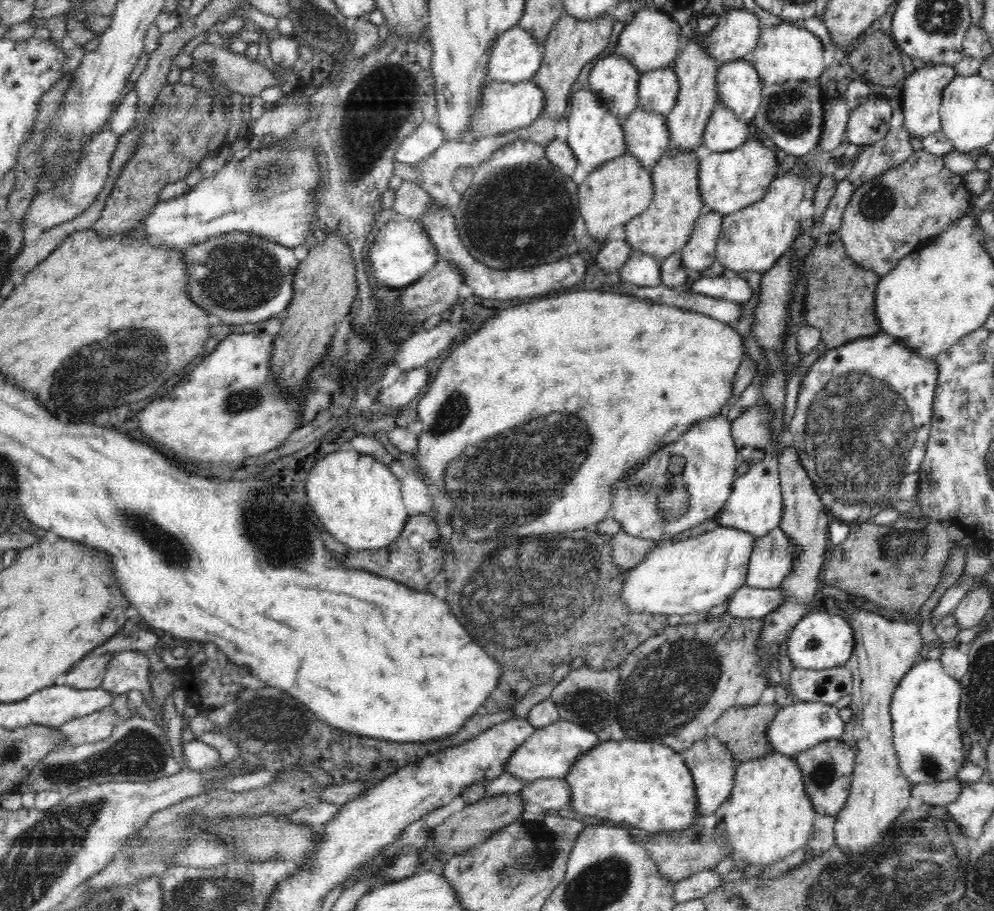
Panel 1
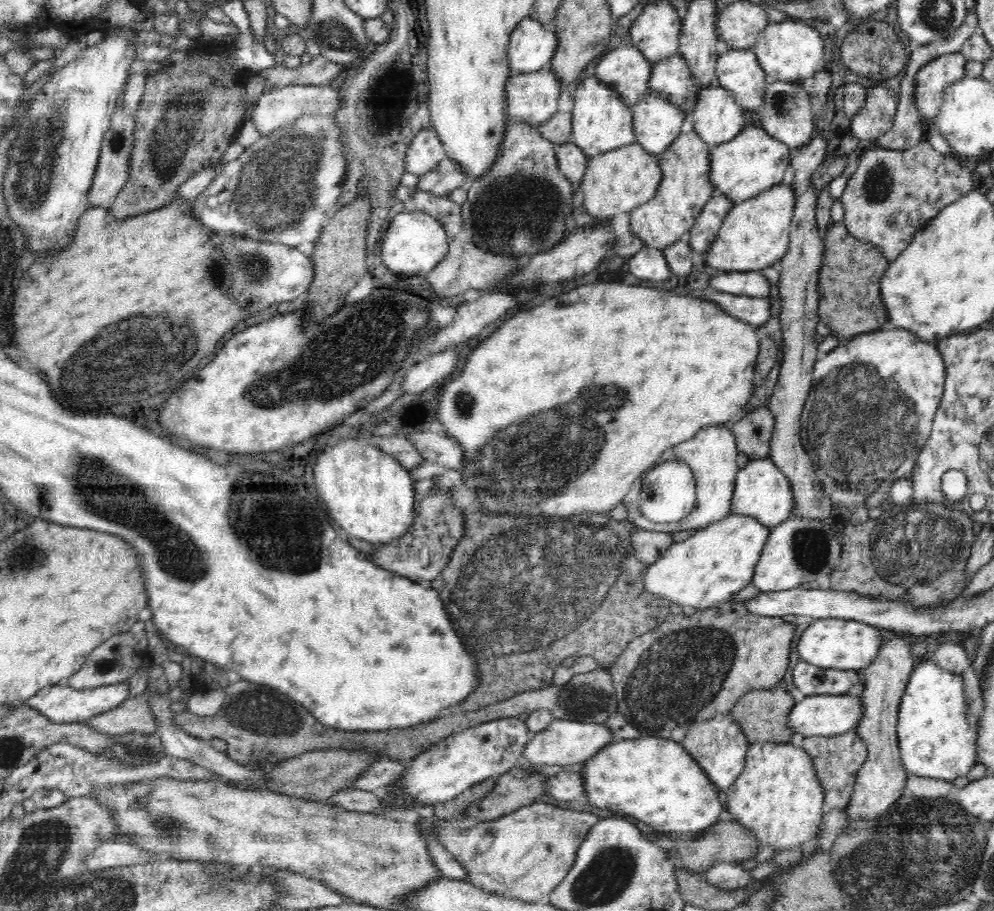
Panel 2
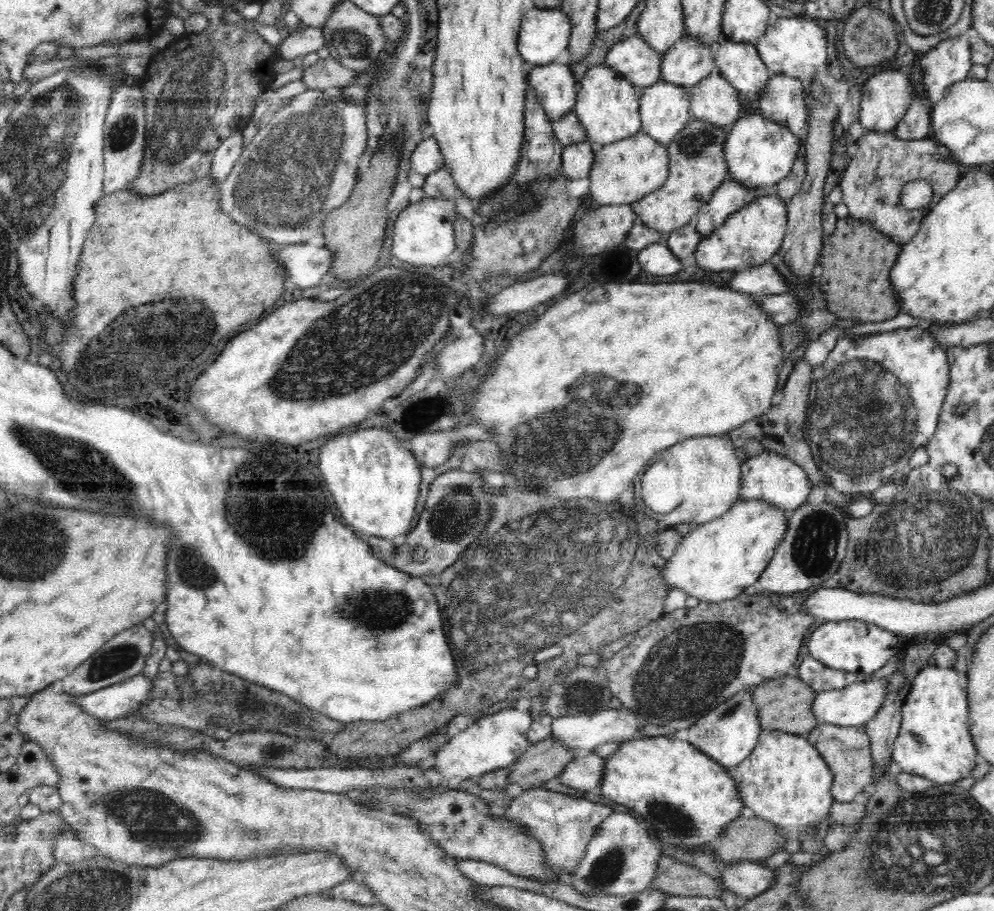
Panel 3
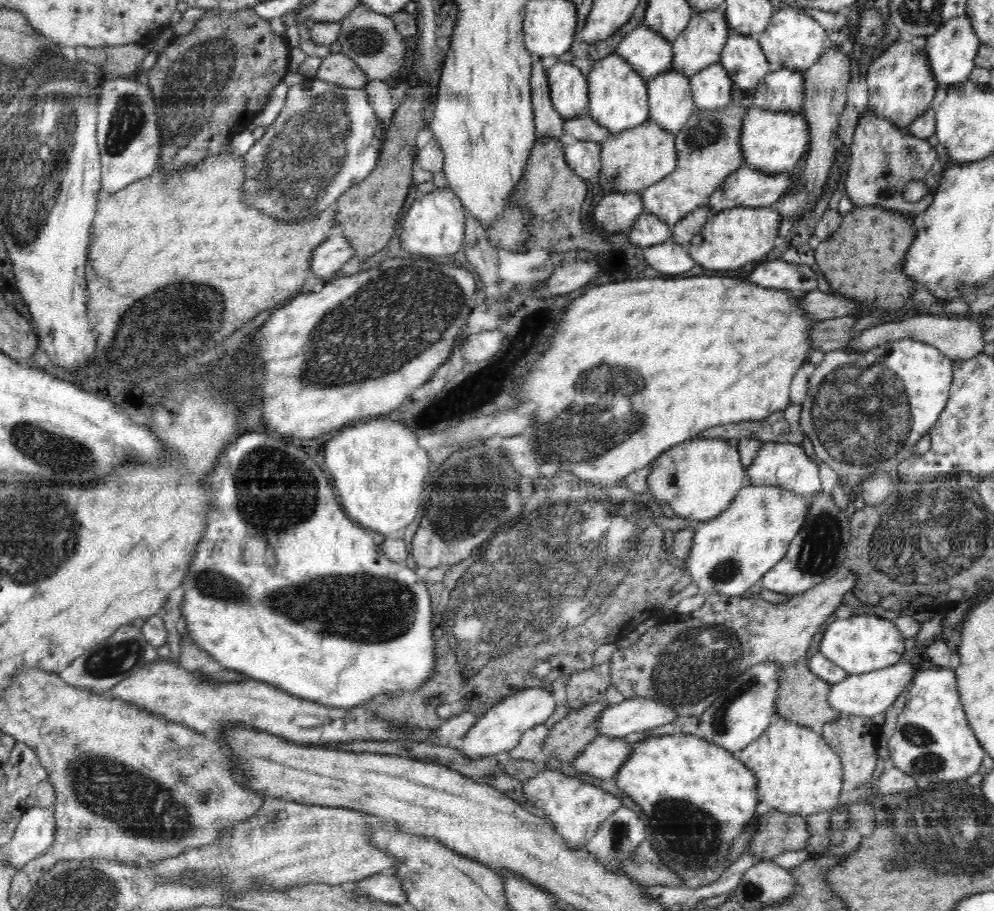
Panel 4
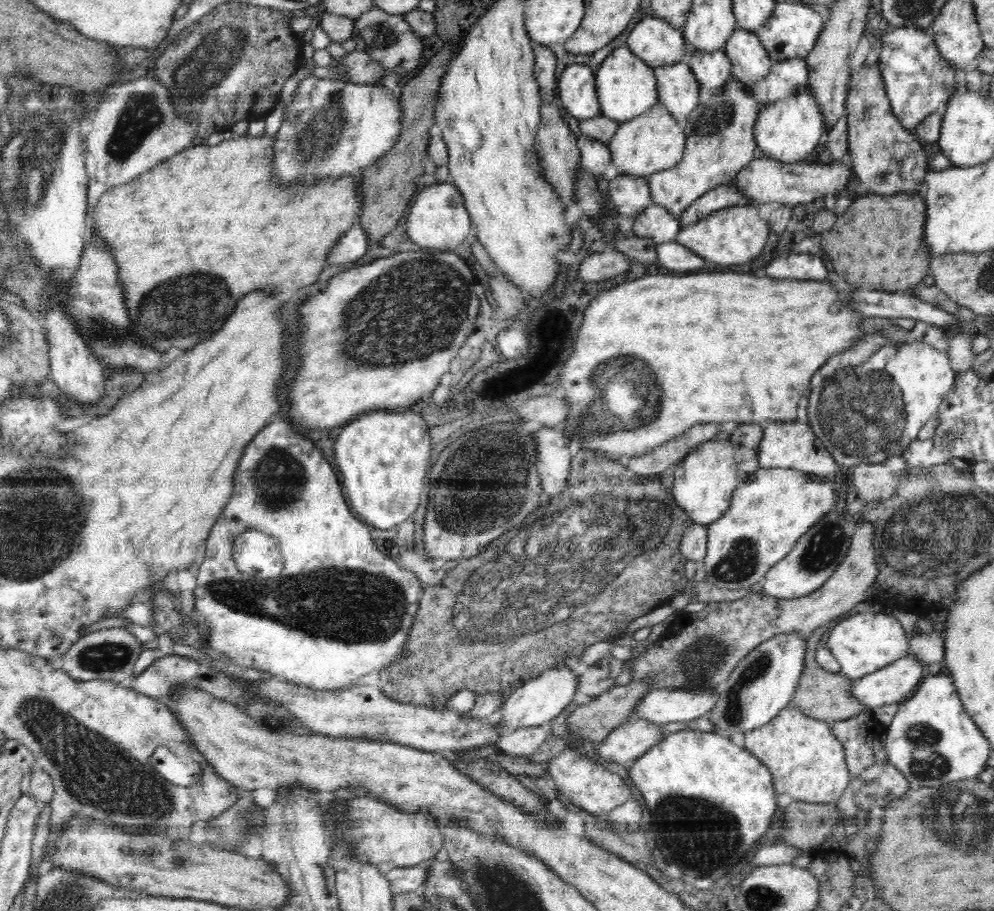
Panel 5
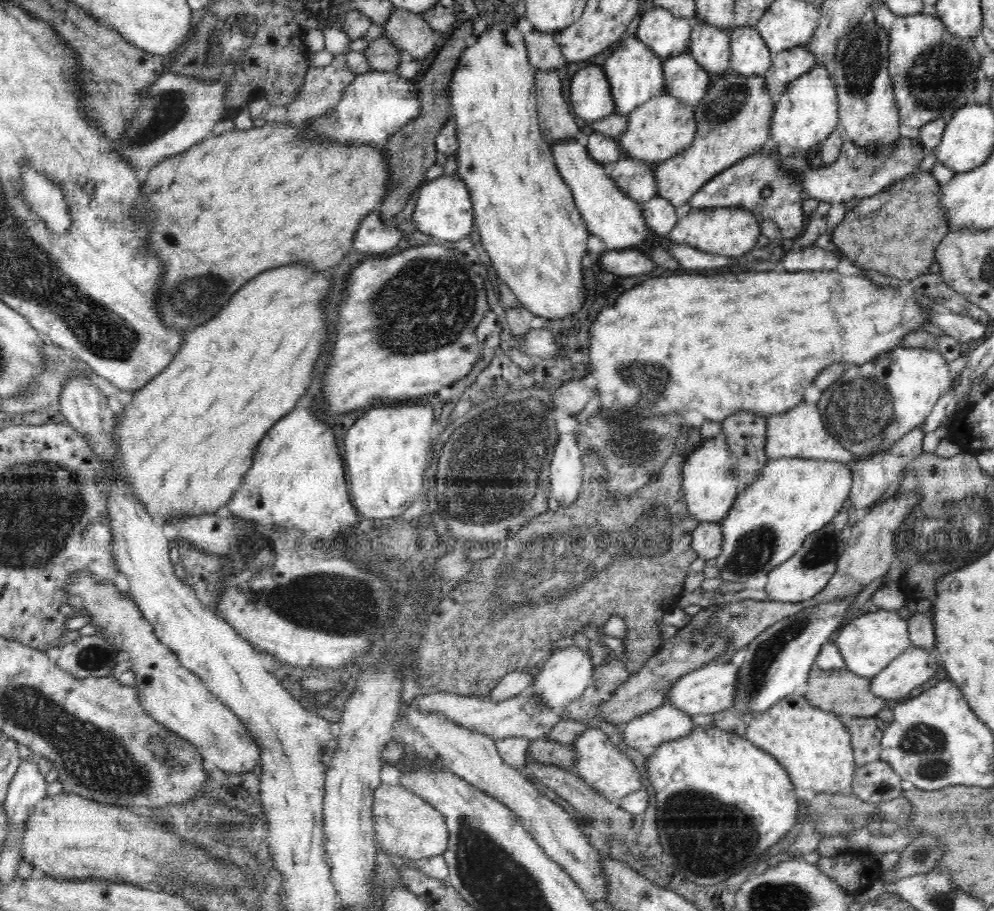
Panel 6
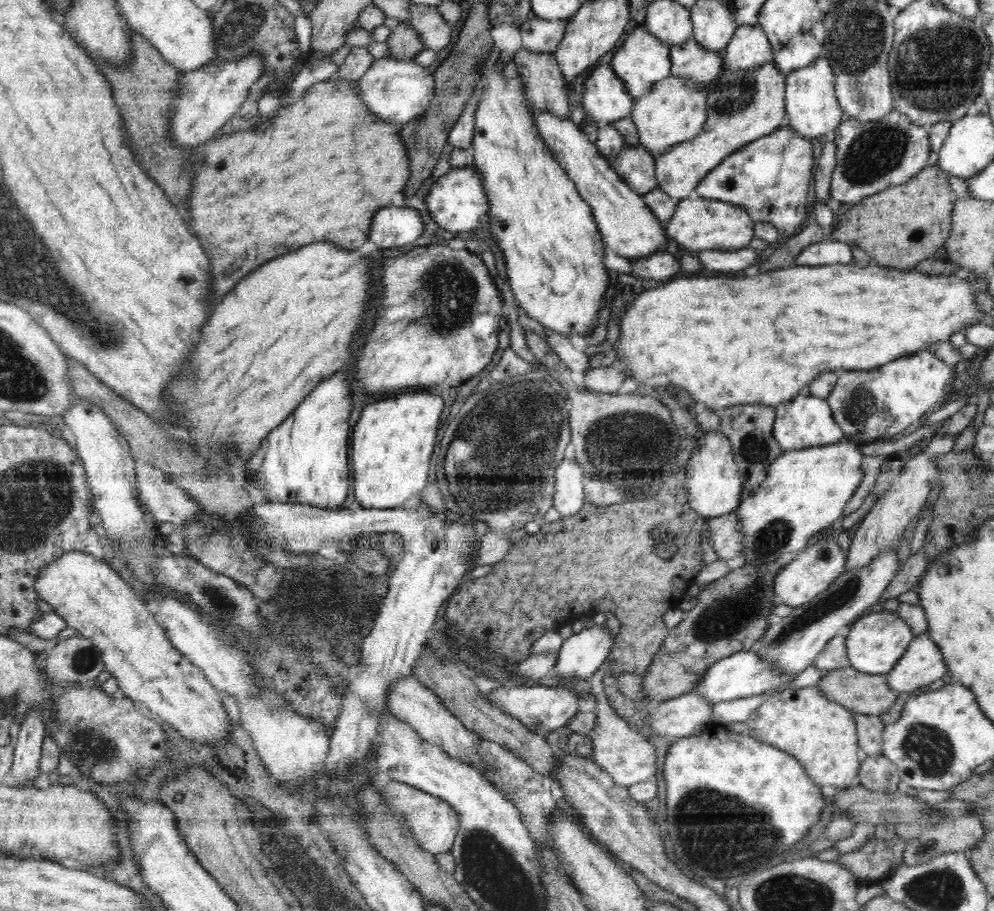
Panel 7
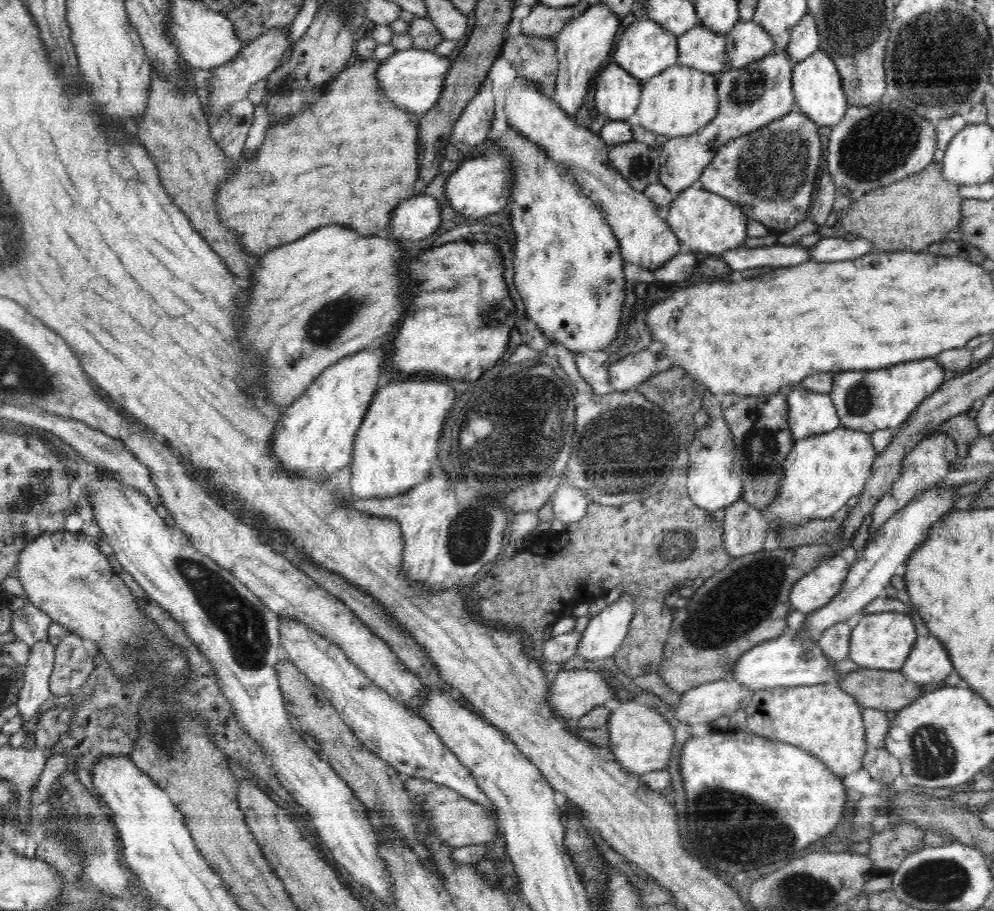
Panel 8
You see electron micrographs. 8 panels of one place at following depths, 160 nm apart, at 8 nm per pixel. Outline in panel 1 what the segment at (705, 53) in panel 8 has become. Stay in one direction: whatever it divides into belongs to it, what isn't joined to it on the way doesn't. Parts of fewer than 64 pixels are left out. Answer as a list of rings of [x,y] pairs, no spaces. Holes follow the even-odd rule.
[[[632,111],[623,118],[625,153],[635,156],[644,168],[652,168],[669,149],[669,130],[664,114]]]

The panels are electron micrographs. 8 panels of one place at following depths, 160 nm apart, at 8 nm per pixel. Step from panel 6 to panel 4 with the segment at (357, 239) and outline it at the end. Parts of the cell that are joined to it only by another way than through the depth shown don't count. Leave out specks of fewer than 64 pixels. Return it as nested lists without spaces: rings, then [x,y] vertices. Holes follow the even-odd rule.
[[[344,236],[321,242],[311,255],[310,272],[316,278],[333,277],[354,256],[351,244]]]

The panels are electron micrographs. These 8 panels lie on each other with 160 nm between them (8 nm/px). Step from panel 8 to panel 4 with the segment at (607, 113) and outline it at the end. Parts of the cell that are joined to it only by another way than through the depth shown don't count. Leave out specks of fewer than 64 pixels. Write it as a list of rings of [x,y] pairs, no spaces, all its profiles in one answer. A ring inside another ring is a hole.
[[[551,60],[547,70],[551,101],[567,119],[582,116],[589,103],[587,76],[573,64]]]

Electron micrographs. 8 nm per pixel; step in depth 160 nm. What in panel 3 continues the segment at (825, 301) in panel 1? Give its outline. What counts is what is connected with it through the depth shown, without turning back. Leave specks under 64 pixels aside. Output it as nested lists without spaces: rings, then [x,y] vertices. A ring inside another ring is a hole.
[[[838,219],[832,234],[824,236],[820,250],[817,279],[819,290],[827,299],[827,310],[840,320],[882,322],[896,316],[901,308],[899,298],[889,277],[898,260],[902,244],[870,227],[870,223],[852,219]]]

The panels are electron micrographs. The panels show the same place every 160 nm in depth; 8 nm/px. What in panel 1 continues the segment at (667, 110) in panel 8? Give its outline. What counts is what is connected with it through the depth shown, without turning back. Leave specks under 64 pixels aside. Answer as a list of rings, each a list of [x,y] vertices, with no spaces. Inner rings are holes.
[[[622,154],[596,168],[579,186],[579,210],[588,227],[588,234],[598,245],[608,238],[616,227],[625,226],[629,220],[642,215],[654,201],[652,168],[644,168],[631,154]]]

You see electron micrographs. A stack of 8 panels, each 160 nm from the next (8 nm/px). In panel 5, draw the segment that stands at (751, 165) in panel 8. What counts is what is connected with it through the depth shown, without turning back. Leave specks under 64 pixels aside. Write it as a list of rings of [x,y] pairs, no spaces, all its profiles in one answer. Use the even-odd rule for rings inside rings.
[[[733,180],[728,184],[722,184],[718,188],[708,190],[704,197],[693,204],[679,217],[680,229],[697,224],[699,220],[732,206],[755,206],[750,199],[742,197],[741,192],[733,186]]]

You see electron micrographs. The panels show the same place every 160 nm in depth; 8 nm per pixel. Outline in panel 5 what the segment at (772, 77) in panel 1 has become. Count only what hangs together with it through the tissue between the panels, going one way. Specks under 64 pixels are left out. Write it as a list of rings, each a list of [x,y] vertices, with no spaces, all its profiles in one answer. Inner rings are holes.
[[[797,1],[777,2],[772,16],[766,20],[764,26],[754,31],[755,35],[761,40],[769,59],[773,62],[782,62],[788,58],[804,58],[810,54],[820,32],[824,30],[825,20],[820,13],[814,11],[810,5]]]

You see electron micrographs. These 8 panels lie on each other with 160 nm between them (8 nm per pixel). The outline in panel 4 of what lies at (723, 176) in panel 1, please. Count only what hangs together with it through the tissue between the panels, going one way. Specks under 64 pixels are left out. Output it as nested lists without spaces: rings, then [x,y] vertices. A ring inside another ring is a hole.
[[[751,106],[743,118],[739,145],[743,152],[743,164],[764,174],[782,174],[798,169],[798,162],[804,158],[808,150],[808,125],[801,112],[778,112]]]

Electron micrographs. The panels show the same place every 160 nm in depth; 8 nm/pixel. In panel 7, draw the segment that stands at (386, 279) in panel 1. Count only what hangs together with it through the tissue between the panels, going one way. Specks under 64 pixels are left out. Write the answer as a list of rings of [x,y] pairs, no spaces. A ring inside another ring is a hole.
[[[475,166],[452,168],[445,175],[432,180],[425,188],[424,204],[430,218],[444,232],[466,232],[478,226],[480,218],[488,214],[484,183]]]

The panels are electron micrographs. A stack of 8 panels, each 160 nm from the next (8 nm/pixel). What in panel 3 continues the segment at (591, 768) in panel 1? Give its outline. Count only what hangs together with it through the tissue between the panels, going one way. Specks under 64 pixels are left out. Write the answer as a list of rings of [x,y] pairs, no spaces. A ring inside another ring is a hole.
[[[661,734],[654,737],[639,736],[620,743],[619,747],[616,754],[605,762],[599,796],[623,804],[642,816],[644,826],[656,832],[657,836],[653,840],[660,851],[660,843],[663,842],[681,847],[686,852],[711,850],[710,841],[716,840],[723,829],[732,824],[732,820],[740,818],[744,806],[728,769],[698,751],[692,744],[682,742],[673,735]]]

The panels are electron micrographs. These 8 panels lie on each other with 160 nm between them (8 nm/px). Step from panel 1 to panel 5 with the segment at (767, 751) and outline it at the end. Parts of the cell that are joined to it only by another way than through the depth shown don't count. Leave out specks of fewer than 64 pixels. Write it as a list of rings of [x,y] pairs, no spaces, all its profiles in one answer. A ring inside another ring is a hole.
[[[826,624],[818,628],[818,630],[814,630],[812,636],[807,637],[804,668],[801,672],[802,676],[800,676],[798,686],[796,686],[796,692],[794,692],[794,696],[791,699],[790,706],[796,707],[802,715],[829,723],[847,720],[848,718],[852,718],[852,716],[860,714],[860,712],[872,712],[871,708],[868,708],[868,705],[858,703],[858,700],[850,697],[850,688],[858,680],[848,679],[842,673],[832,674],[831,672],[826,672],[816,662],[816,651],[820,647],[820,638],[825,629]]]

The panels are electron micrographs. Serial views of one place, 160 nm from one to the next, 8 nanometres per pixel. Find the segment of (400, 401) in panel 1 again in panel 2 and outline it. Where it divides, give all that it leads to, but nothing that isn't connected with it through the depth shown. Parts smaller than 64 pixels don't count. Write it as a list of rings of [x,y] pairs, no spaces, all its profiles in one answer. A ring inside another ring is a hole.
[[[446,348],[424,362],[416,364],[408,370],[408,374],[402,380],[402,390],[405,393],[416,393],[430,388],[438,380],[446,379],[456,370],[458,364],[458,348]]]

